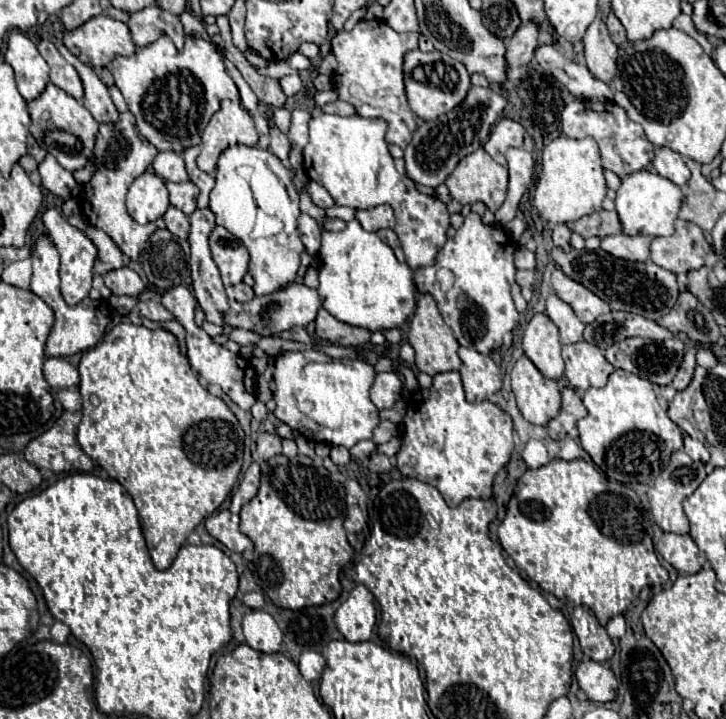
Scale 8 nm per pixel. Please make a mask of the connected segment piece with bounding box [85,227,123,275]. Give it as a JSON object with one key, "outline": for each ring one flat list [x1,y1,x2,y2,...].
{"outline":[[87,227,85,235,99,249,99,257,97,257,97,263,95,263,95,273,97,275,105,275,111,269,123,267,123,253,121,253,121,249,113,243,113,239,105,231,101,231,97,227]]}

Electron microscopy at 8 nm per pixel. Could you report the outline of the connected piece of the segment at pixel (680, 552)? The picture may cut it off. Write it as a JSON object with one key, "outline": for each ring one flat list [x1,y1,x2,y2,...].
{"outline":[[663,533,663,537,657,543,657,551,679,573,697,573,703,567,703,557,699,553,699,547,689,535]]}

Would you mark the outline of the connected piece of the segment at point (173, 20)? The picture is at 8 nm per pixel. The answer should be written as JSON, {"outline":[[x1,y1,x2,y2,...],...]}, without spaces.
{"outline":[[149,5,137,13,133,13,127,21,131,39,137,47,145,47,153,43,161,33,167,33,177,49,183,49,183,25,177,15,163,11,157,5]]}

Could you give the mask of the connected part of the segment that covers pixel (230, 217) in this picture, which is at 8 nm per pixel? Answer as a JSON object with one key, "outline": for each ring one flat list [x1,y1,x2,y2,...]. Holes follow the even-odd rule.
{"outline":[[247,145,227,147,217,163,217,185,211,191,209,207,217,217,217,225,223,225,249,249,249,273,255,279,253,291,257,295,269,295,285,287,287,283,293,283,299,269,299,255,305,249,297,231,297,219,301,213,299,197,291,183,291,173,273,153,261,147],[253,171,257,175,257,187,273,187,273,197,263,203,253,199,253,189,249,185],[253,233,261,235,255,237]]}

